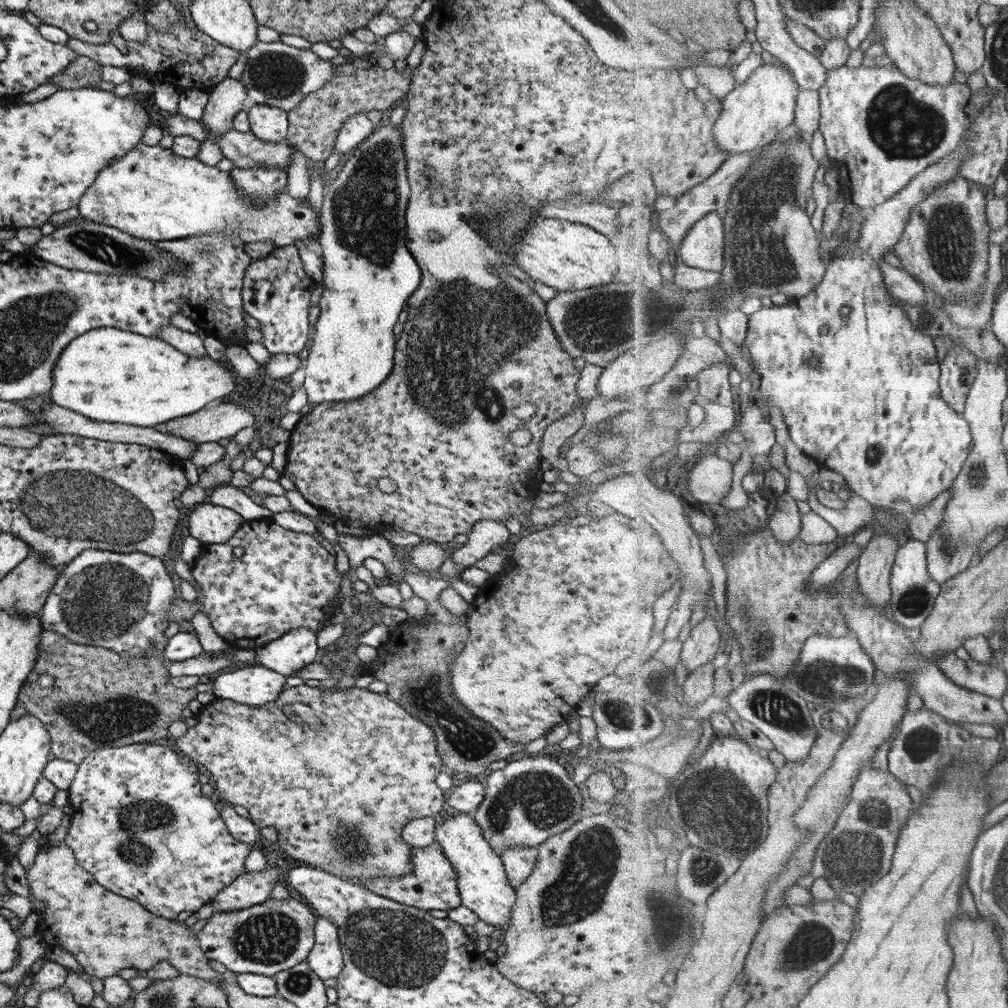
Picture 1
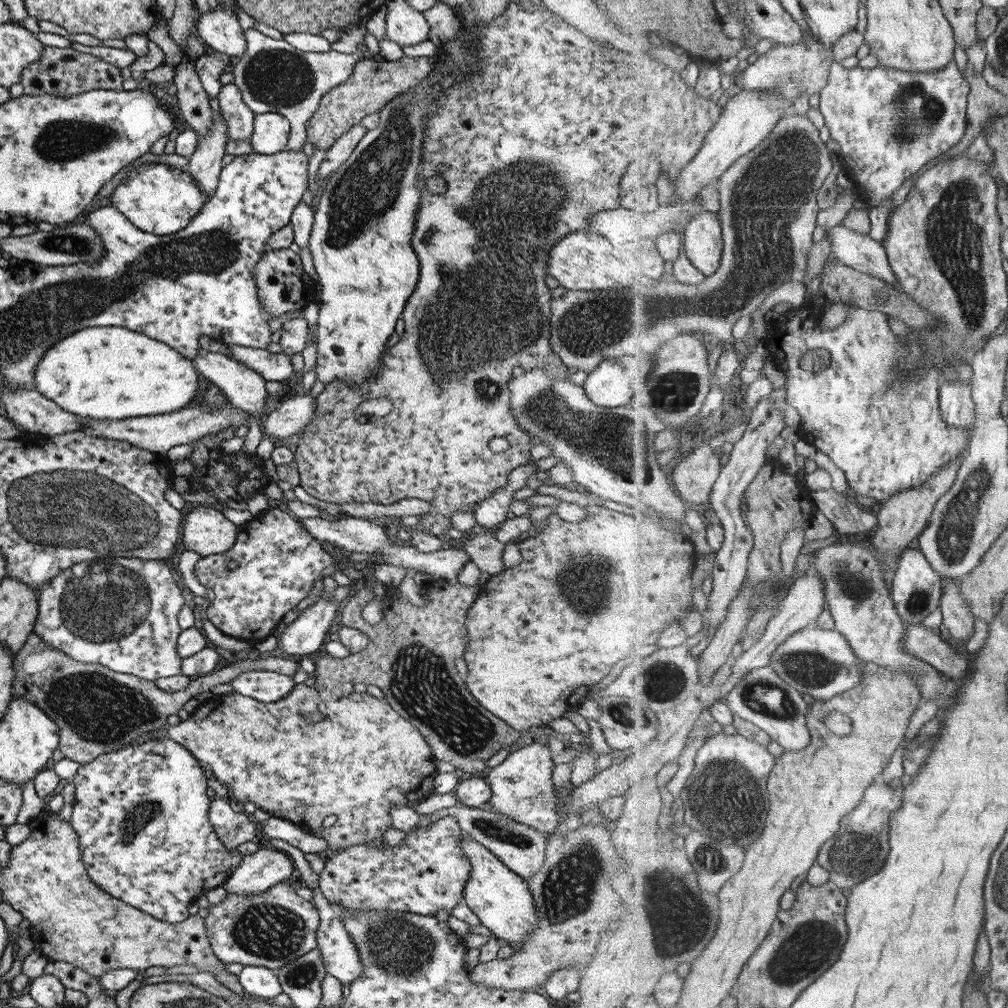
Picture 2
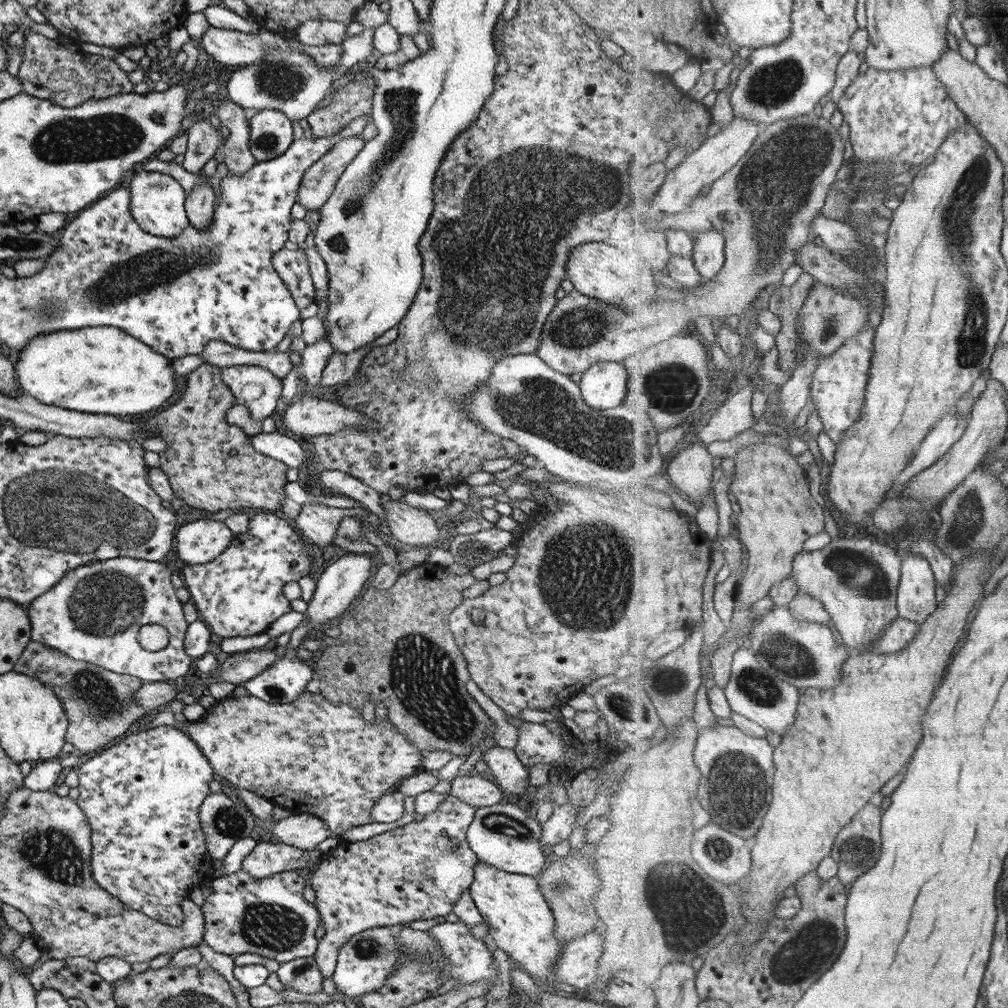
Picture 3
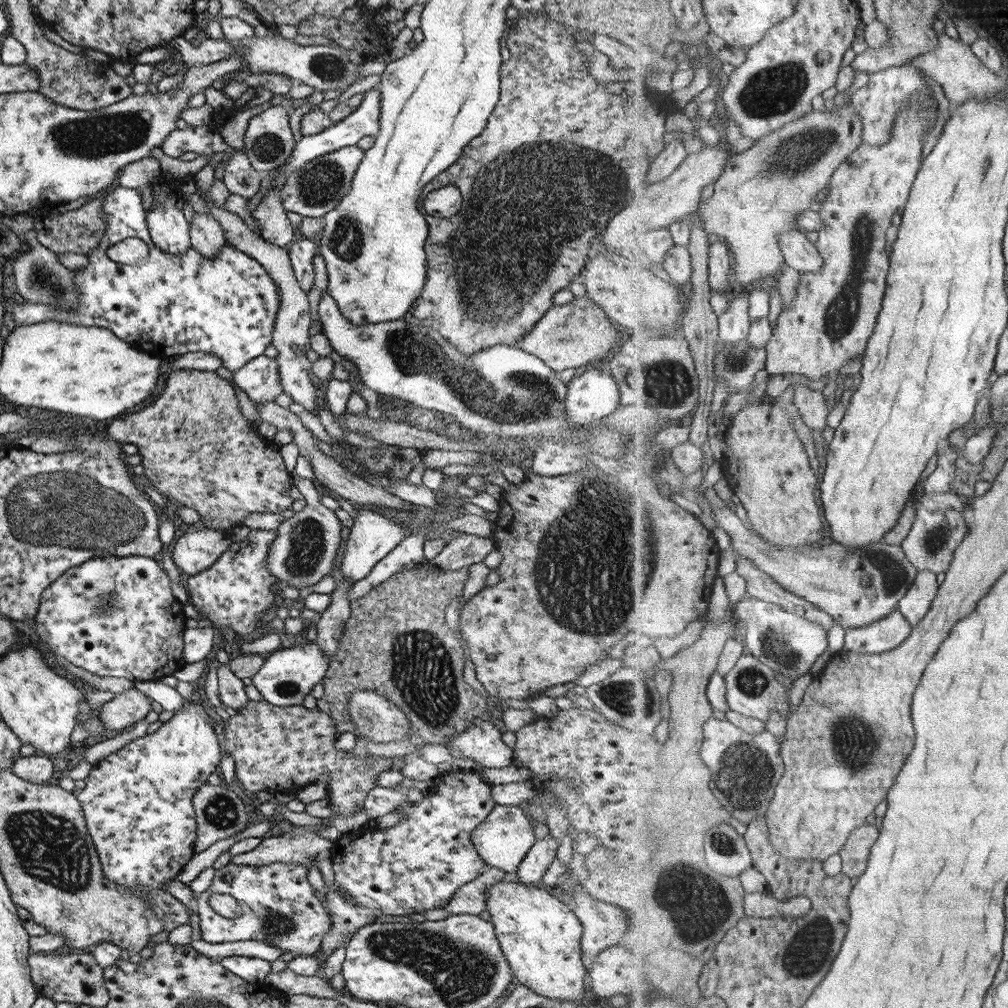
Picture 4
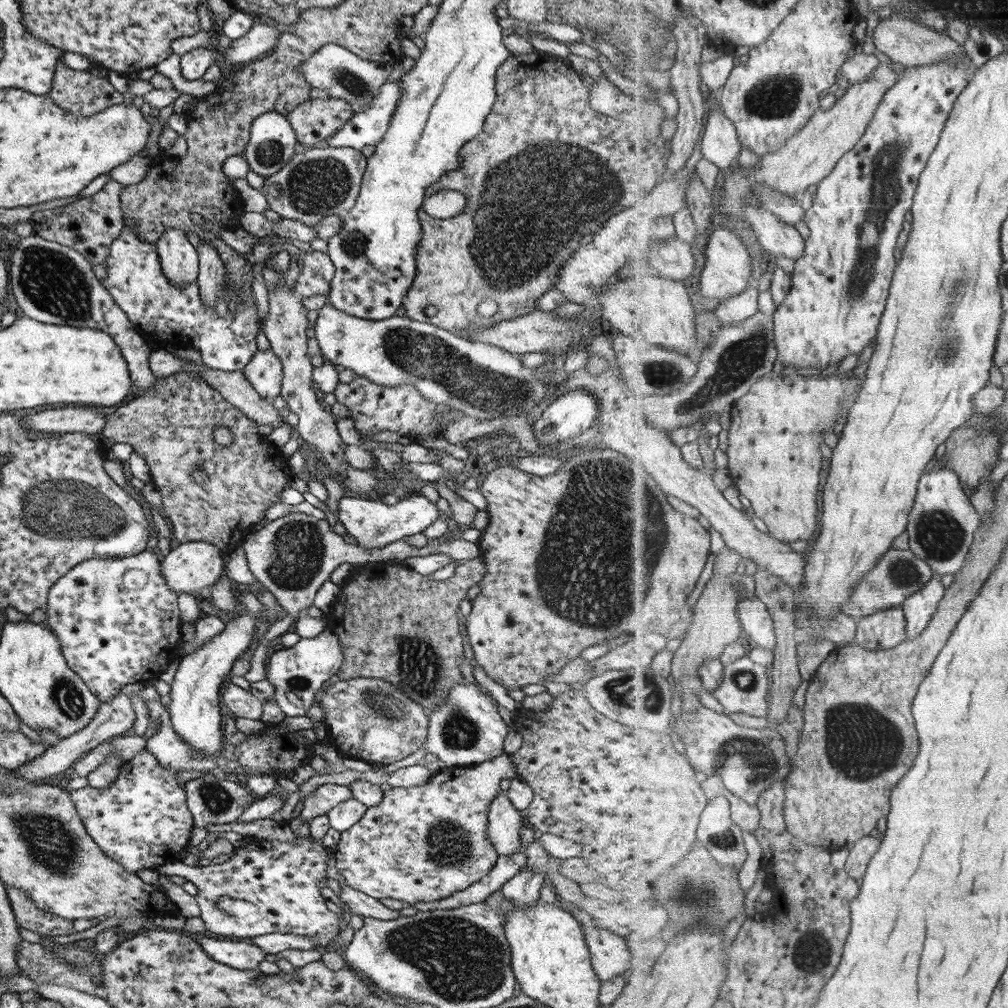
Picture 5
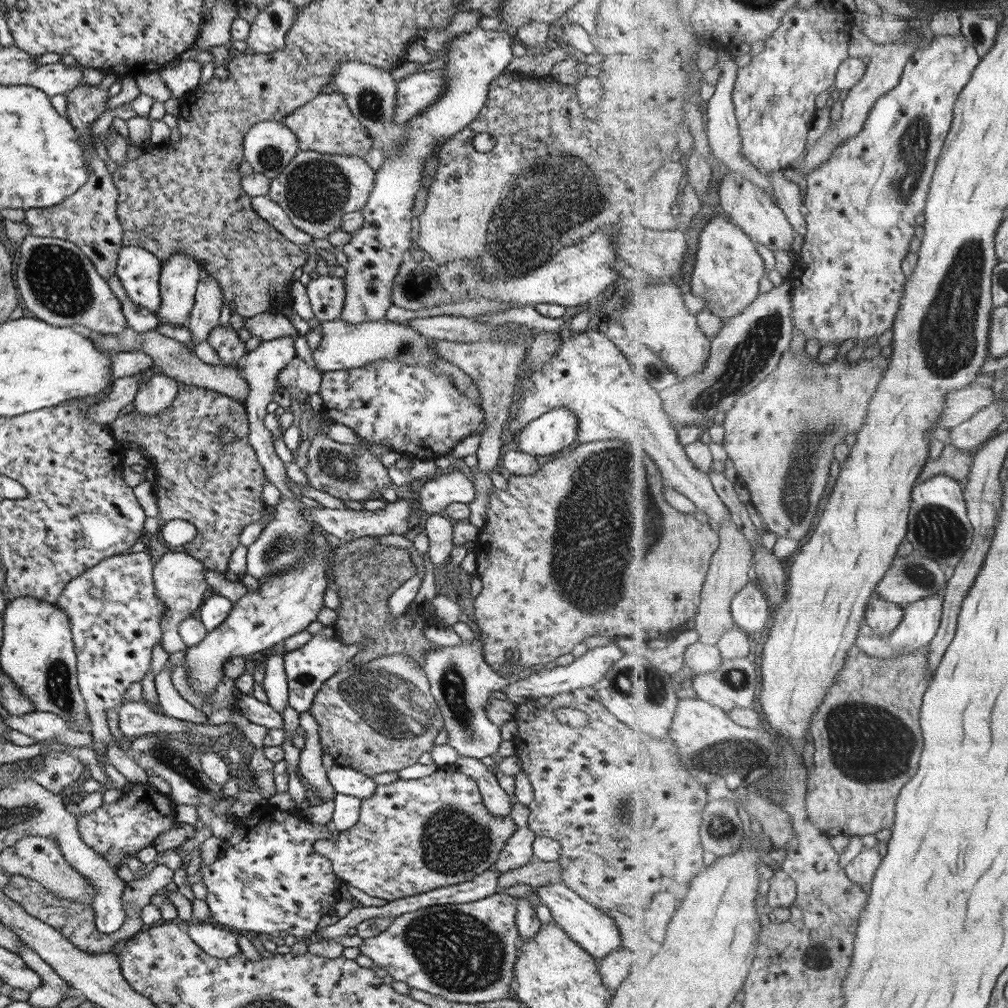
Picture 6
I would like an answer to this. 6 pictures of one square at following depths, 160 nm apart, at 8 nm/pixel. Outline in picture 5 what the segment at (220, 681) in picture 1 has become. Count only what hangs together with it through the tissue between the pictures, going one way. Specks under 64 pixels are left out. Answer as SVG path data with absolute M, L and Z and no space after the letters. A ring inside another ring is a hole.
M326 626L313 638L298 638L293 646L271 653L271 656L265 659L264 679L273 685L273 699L283 715L292 719L305 715L324 682L337 672L342 660L338 638Z

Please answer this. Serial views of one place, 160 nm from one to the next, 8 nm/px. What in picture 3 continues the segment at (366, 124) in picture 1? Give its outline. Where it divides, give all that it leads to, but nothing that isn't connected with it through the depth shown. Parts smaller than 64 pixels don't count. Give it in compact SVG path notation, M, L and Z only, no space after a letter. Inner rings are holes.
M360 135L342 138L303 171L296 190L296 202L308 212L310 218L325 204L339 175L363 145Z

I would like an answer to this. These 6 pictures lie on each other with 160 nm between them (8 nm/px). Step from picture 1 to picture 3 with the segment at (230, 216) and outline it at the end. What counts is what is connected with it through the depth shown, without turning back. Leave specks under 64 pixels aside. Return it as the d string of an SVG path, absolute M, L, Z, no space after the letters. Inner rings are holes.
M134 170L124 180L130 192L129 210L133 222L146 234L163 239L175 239L187 227L184 211L185 192L171 176L157 171Z

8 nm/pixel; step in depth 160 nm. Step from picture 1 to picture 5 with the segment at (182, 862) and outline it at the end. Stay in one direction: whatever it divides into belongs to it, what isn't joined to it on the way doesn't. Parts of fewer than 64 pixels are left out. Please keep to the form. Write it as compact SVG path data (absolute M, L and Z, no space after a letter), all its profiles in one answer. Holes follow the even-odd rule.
M281 606L279 612L264 607L260 616L249 613L245 608L235 614L235 618L224 624L223 630L203 641L196 651L179 658L178 667L171 680L167 714L171 730L177 738L185 742L191 750L199 754L217 756L221 750L221 714L219 714L219 699L221 688L230 676L230 668L238 657L247 650L251 641L255 640L259 624L265 620L276 620L285 615ZM144 746L129 762L121 764L119 774L107 789L96 789L87 785L70 792L71 802L81 819L85 833L107 858L117 862L127 872L135 873L143 868L160 872L175 867L177 861L173 860L177 860L177 854L187 848L193 824L191 813L185 806L185 784L176 780L178 772L181 771L159 766L156 756Z

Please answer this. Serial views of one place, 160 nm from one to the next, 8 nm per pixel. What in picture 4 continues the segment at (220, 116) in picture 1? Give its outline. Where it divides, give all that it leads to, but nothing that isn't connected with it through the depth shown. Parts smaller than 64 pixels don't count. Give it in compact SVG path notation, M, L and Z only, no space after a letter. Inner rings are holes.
M196 212L188 226L188 238L191 248L207 259L215 257L225 243L223 232L212 216Z

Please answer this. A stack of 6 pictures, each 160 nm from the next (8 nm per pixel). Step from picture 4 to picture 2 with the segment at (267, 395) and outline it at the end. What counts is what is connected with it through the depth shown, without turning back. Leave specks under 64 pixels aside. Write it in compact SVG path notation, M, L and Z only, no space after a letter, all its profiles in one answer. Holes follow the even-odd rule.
M203 347L197 349L197 354L190 362L199 375L222 390L222 393L228 398L228 402L232 406L248 412L248 421L246 422L247 431L244 436L244 443L237 454L243 453L246 457L255 455L255 447L259 444L263 435L262 416L270 409L270 402L268 401L267 391L265 391L265 381L263 381L263 378L253 372L253 370L246 368L242 363L227 358L227 356L221 353L206 351Z

